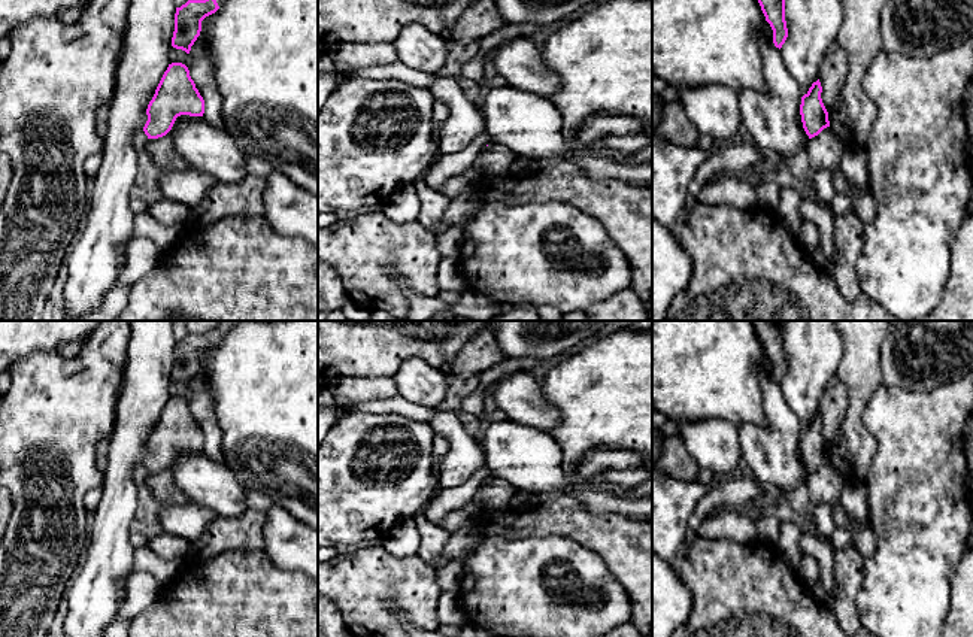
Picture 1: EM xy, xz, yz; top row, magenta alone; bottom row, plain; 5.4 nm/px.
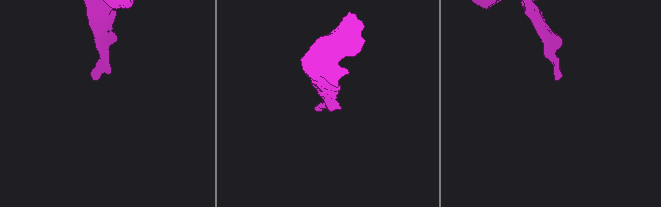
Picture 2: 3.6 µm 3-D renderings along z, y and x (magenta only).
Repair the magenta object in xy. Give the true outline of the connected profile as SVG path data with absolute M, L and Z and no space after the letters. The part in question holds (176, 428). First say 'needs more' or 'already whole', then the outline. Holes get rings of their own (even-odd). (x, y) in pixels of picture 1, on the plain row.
already whole; M182 397L169 398L152 434L148 439L148 455L143 461L148 473L166 470L178 451L203 451L204 434Z

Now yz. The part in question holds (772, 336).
already whole; M776 321L752 322L766 351L766 355L773 364L773 377L776 382L780 383L788 371L788 363L785 355L785 328L782 328Z

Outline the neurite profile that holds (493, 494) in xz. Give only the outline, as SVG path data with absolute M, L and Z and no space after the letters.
M489 477L481 483L473 503L479 510L506 509L516 492L518 491L509 482Z

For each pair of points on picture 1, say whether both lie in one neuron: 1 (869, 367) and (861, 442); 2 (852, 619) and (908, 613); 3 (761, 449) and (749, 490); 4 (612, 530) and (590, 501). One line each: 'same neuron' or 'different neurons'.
1: same neuron
2: different neurons
3: different neurons
4: different neurons

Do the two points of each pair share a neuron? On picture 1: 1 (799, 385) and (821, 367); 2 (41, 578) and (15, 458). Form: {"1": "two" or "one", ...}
{"1": "one", "2": "one"}

